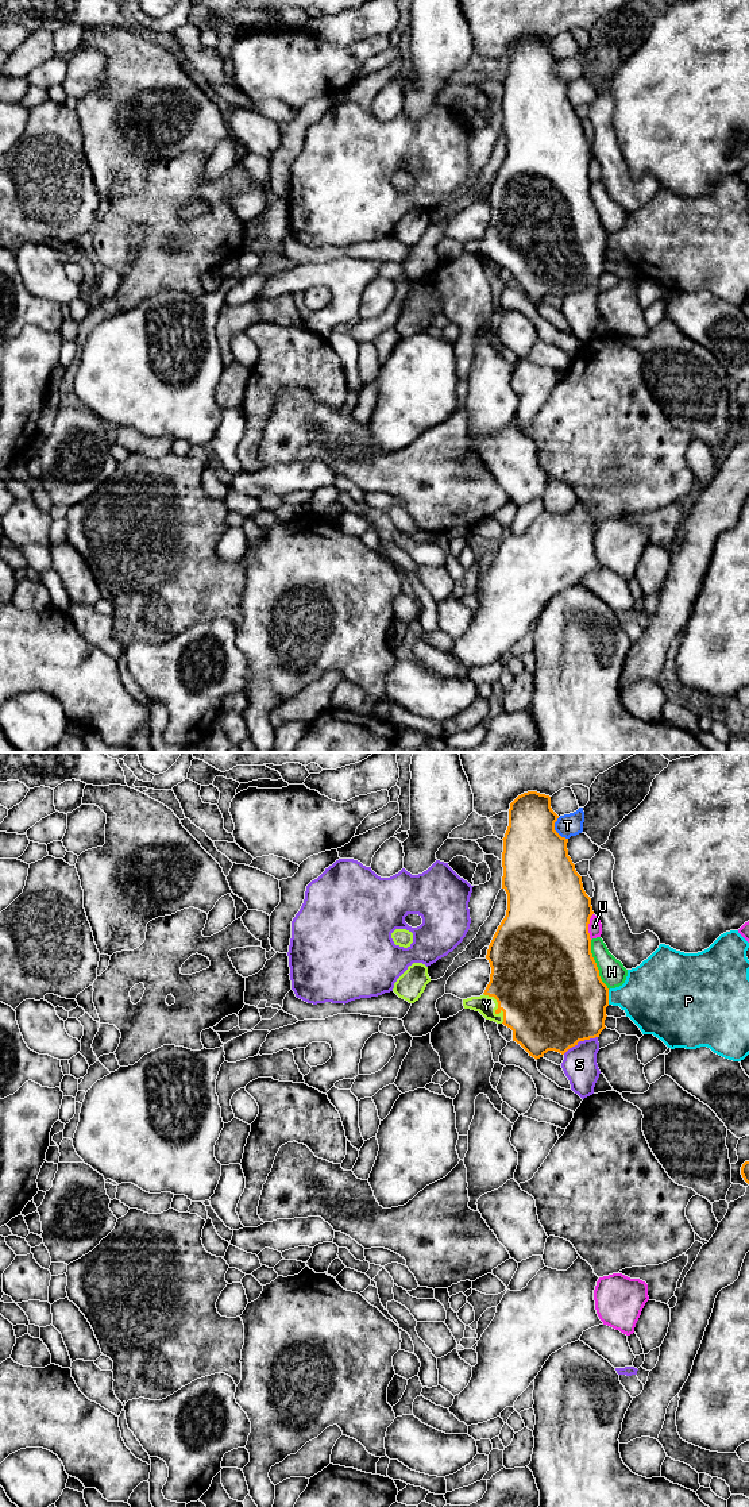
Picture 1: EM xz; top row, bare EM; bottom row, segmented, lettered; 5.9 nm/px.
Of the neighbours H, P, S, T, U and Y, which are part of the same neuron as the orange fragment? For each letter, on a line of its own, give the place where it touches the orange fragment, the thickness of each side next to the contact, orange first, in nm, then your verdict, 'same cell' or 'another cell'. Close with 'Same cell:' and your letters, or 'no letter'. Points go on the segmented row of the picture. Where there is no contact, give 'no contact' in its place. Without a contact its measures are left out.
H: xz (595, 964) | 500/160 nm | another cell
P: xz (607, 997) | 480/340 nm | another cell
S: xz (579, 1040) | 500/200 nm | another cell
T: xz (553, 829) | 400/140 nm | another cell
U: xz (587, 927) | 500/80 nm | another cell
Y: xz (498, 1008) | 480/120 nm | same cell
Same cell: Y

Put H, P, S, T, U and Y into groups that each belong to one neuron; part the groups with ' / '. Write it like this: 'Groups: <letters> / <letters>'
Groups: H / P / S / T / U / Y

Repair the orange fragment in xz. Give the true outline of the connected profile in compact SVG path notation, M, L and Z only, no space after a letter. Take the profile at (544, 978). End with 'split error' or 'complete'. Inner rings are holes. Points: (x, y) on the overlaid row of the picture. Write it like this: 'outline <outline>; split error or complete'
outline M537 791L524 793L510 803L509 826L502 839L502 889L507 894L507 910L486 955L491 967L490 982L480 997L463 999L464 1009L479 1011L486 1020L510 1028L513 1041L536 1060L548 1051L564 1055L579 1041L599 1037L606 1028L609 1006L609 988L602 982L591 953L591 898L586 894L582 876L568 856L568 839L555 830L557 818L551 808L551 797Z; split error

